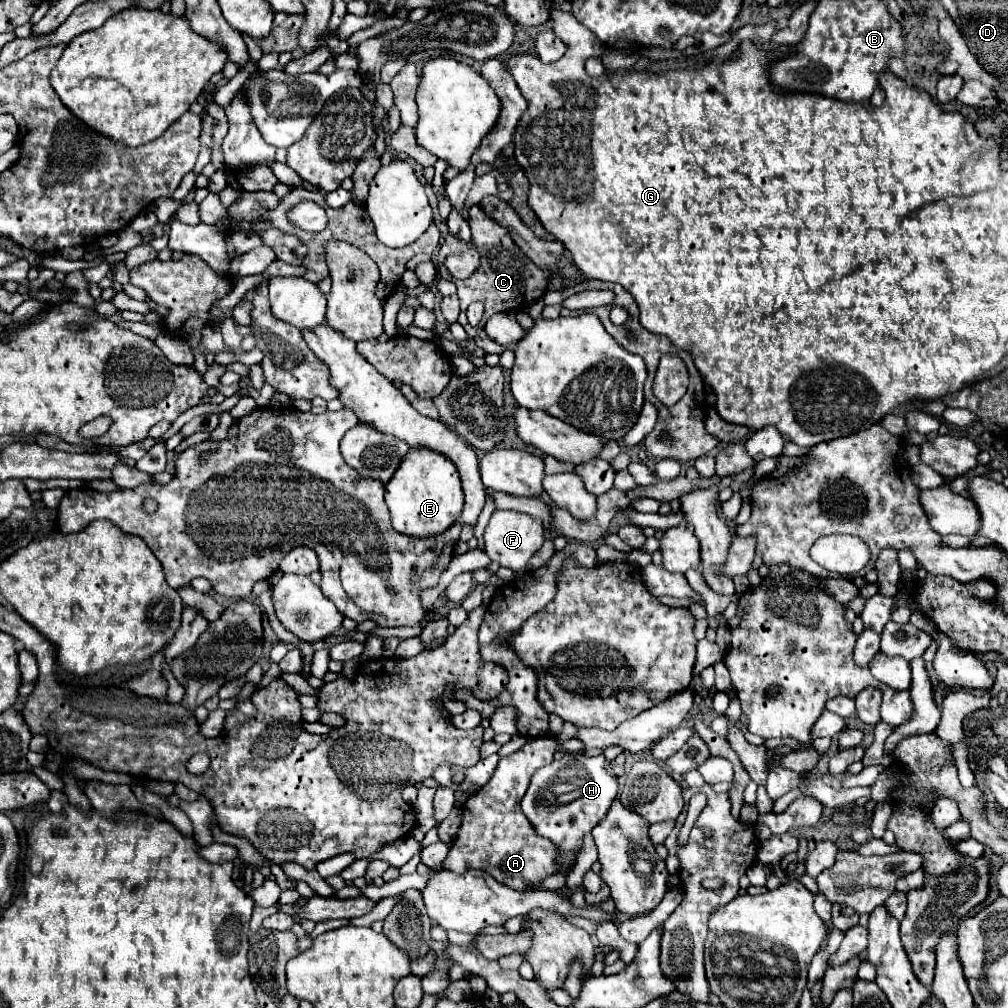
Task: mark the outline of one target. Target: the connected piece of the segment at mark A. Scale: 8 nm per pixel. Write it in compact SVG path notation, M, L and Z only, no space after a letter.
M552 736L528 738L526 744L514 754L500 758L496 772L476 794L472 794L462 806L462 824L456 840L444 860L444 868L450 872L466 872L470 868L484 870L498 882L514 888L526 890L528 884L540 882L554 872L556 848L550 840L540 838L532 824L524 818L520 810L520 800L530 784L530 776L536 768L546 766L556 752L556 740Z

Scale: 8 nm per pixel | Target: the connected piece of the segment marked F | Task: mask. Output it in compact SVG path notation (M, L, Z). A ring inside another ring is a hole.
M496 510L486 526L486 532L484 532L484 550L492 560L500 562L500 566L506 566L514 572L520 572L526 568L528 560L542 548L544 540L546 540L546 536L544 536L542 520L538 520L530 514Z

